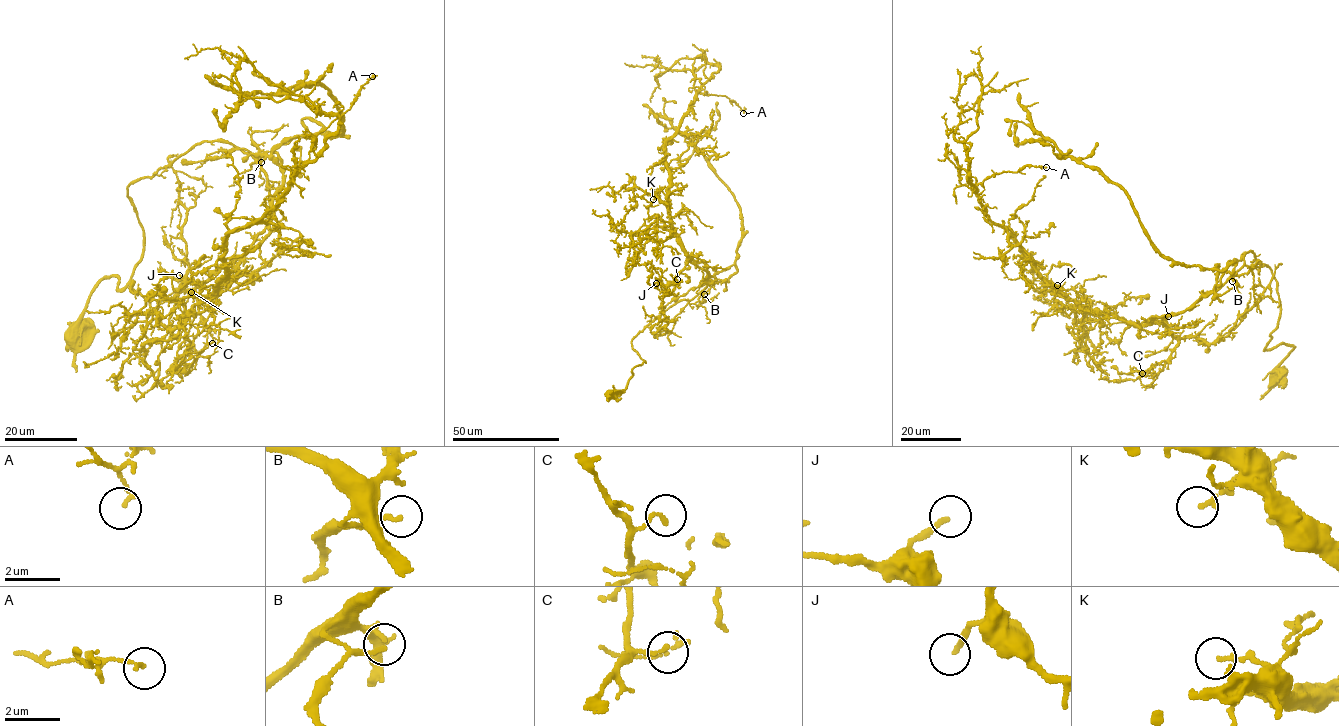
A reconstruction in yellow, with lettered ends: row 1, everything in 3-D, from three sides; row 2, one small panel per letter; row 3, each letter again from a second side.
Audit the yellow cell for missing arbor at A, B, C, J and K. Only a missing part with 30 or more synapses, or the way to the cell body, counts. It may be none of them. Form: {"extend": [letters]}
{"extend": ["J"]}

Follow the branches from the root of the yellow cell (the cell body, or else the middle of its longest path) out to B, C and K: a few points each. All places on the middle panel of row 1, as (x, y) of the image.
B: (609, 394), (612, 390), (625, 389), (634, 367), (645, 362), (631, 343), (639, 332), (671, 305), (704, 294)
C: (609, 394), (645, 362), (633, 338), (704, 289), (708, 273), (689, 261), (677, 279)
K: (609, 394), (645, 362), (633, 338), (706, 286), (708, 273), (687, 259), (666, 206), (653, 199)

